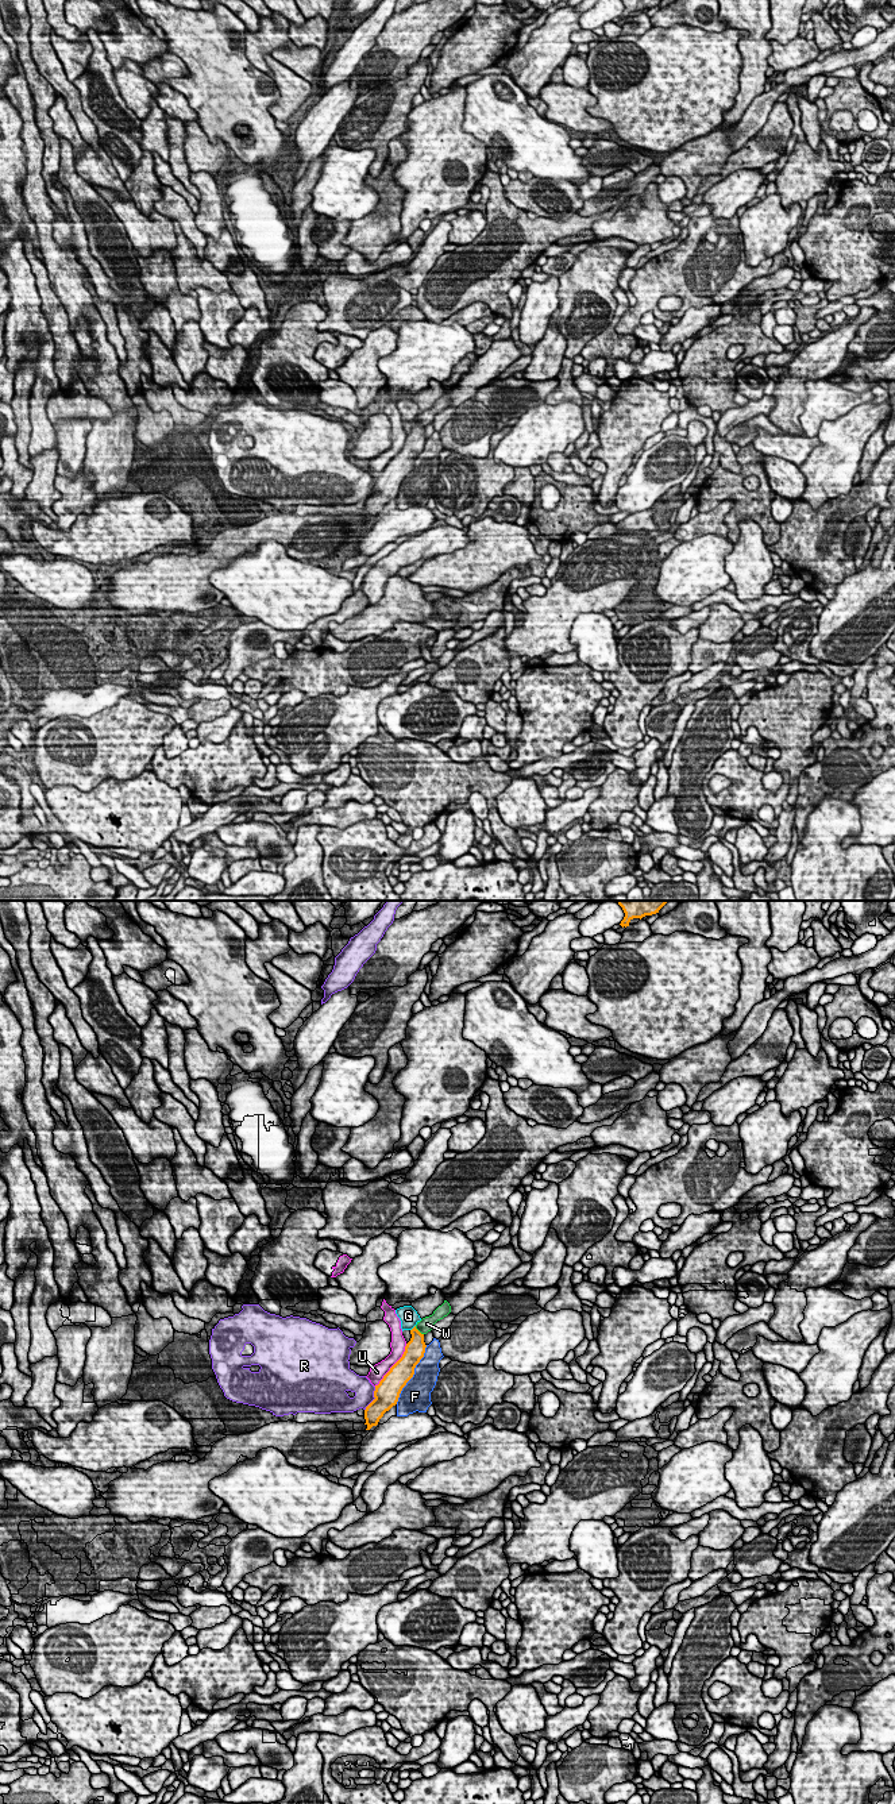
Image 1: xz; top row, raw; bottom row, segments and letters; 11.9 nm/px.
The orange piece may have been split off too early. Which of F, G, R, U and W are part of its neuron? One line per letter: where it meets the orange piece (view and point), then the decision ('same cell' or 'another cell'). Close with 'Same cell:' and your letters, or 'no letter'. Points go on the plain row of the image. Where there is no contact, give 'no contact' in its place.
F: xz (413, 466) | another cell
G: xz (413, 420) | another cell
R: xz (374, 492) | another cell
U: xz (393, 458) | another cell
W: xz (417, 423) | another cell
Same cell: no letter

